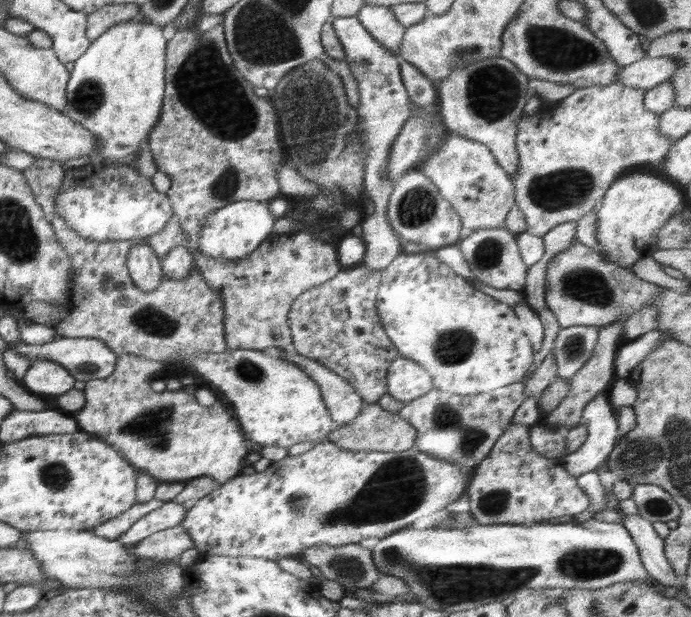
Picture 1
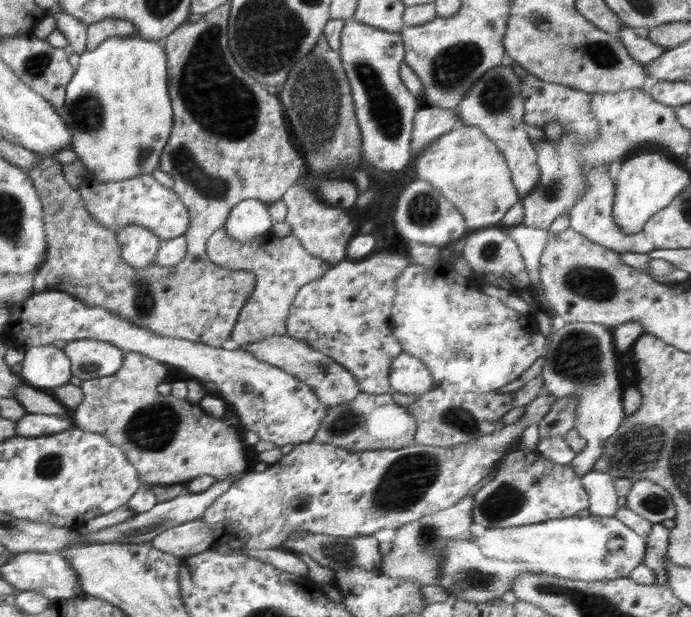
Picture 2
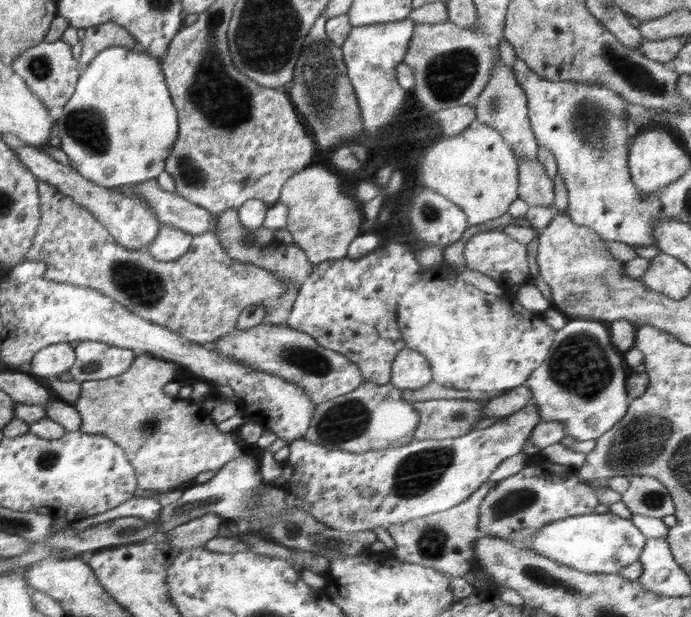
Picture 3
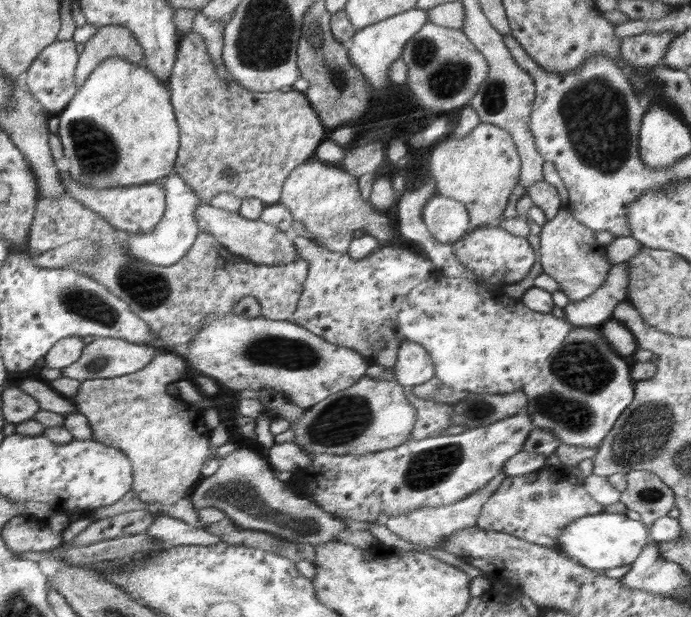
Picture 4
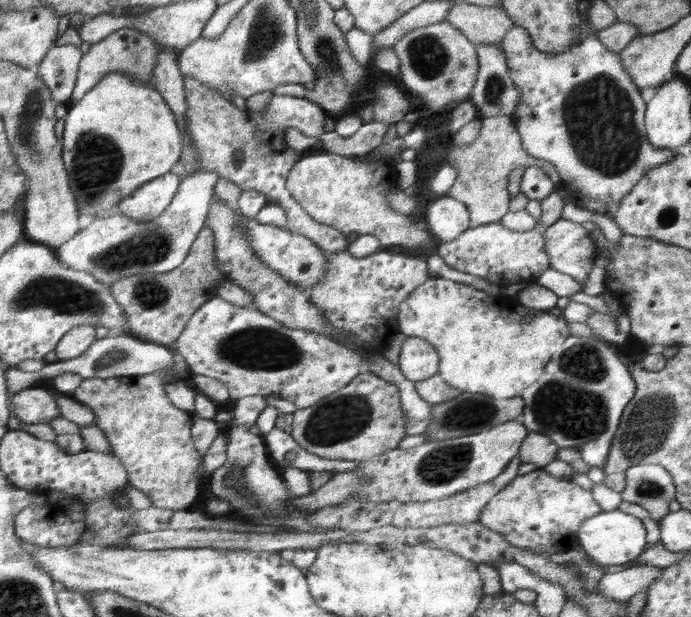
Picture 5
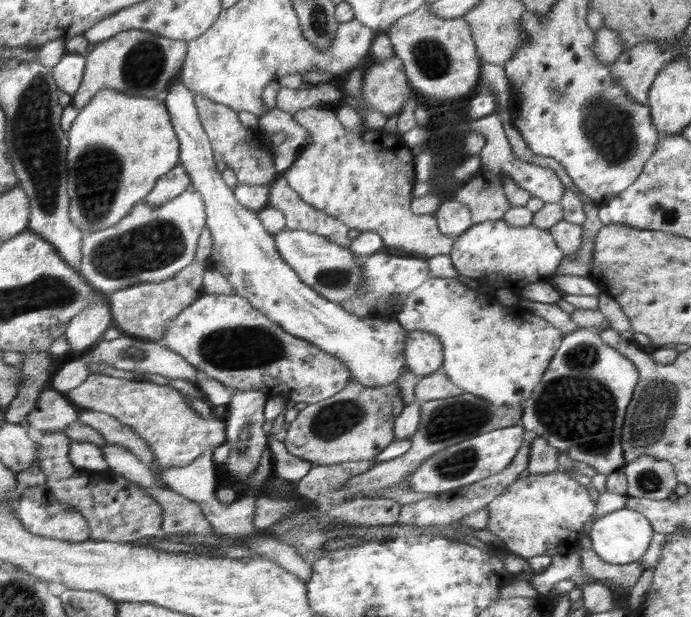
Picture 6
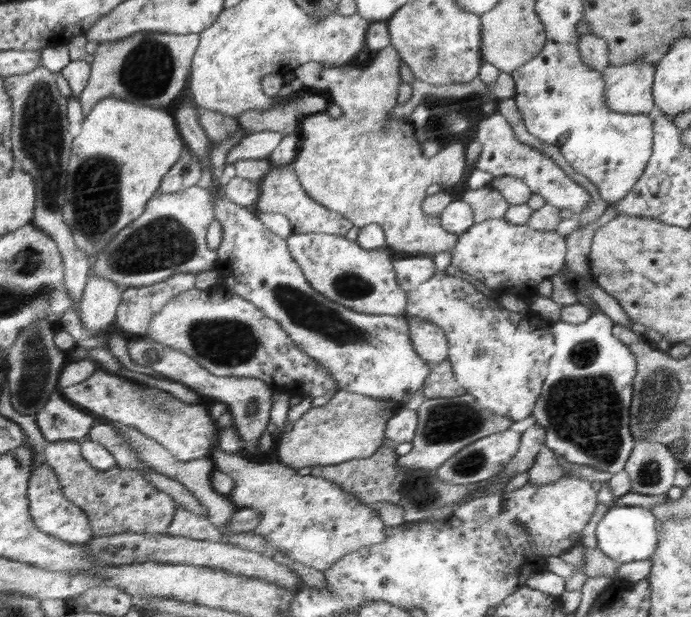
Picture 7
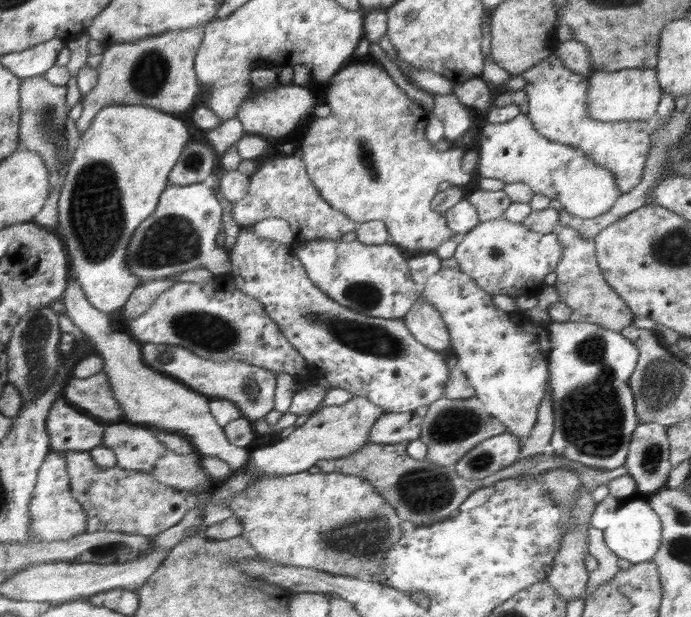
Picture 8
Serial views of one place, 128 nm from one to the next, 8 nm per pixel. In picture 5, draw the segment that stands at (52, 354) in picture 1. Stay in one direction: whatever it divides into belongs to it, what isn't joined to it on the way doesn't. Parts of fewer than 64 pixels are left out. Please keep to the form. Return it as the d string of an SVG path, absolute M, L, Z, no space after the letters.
M129 333L100 338L94 341L81 356L70 360L56 361L55 363L46 363L40 371L24 372L18 369L17 366L4 364L9 396L14 396L18 392L24 392L24 390L36 386L39 380L44 381L44 378L56 378L58 375L66 374L67 372L75 372L83 378L94 377L102 379L150 374L157 370L169 369L173 365L173 353L167 345L144 341Z

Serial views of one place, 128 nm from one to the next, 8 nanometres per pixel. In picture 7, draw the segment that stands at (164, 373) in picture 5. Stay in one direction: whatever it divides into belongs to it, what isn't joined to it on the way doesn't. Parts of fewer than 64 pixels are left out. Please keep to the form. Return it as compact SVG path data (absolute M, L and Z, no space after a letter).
M103 367L86 380L59 390L73 405L81 410L98 414L112 421L122 422L133 430L152 438L167 452L181 462L208 457L210 450L218 443L218 428L201 405L189 405L174 398L157 387L148 387Z

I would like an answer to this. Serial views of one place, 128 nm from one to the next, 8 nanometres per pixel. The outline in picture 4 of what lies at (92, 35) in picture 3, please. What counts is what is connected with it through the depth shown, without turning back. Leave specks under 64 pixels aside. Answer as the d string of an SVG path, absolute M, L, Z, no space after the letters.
M112 24L100 27L80 52L75 73L78 88L106 58L122 58L140 65L144 62L144 49L138 45L134 35L126 27Z

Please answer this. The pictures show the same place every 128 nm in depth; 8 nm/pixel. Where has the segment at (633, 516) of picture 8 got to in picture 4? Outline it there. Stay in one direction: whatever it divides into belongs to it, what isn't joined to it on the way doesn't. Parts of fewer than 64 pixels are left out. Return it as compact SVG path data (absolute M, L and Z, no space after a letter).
M600 511L570 522L570 526L566 526L558 536L556 545L559 552L566 552L567 556L576 558L582 566L598 571L632 564L649 543L648 537L649 532L641 520L637 521L626 514Z

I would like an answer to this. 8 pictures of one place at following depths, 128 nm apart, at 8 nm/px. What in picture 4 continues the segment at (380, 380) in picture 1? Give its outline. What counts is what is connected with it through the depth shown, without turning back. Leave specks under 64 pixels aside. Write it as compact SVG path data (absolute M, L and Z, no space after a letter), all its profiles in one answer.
M302 235L294 238L292 244L300 258L308 262L310 266L303 284L304 290L301 292L296 310L289 320L332 344L355 349L369 365L383 364L386 368L395 368L398 348L403 341L398 332L399 324L396 316L400 312L407 294L430 278L430 273L435 269L432 261L430 262L428 257L418 256L406 248L388 248L388 246L384 248L384 245L380 245L378 250L371 252L368 256L354 260L347 254L332 252L317 246Z

